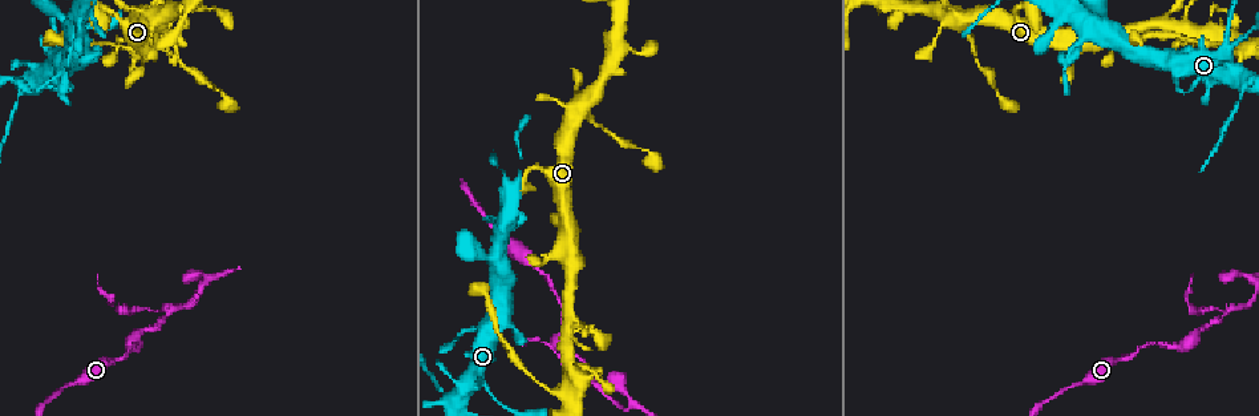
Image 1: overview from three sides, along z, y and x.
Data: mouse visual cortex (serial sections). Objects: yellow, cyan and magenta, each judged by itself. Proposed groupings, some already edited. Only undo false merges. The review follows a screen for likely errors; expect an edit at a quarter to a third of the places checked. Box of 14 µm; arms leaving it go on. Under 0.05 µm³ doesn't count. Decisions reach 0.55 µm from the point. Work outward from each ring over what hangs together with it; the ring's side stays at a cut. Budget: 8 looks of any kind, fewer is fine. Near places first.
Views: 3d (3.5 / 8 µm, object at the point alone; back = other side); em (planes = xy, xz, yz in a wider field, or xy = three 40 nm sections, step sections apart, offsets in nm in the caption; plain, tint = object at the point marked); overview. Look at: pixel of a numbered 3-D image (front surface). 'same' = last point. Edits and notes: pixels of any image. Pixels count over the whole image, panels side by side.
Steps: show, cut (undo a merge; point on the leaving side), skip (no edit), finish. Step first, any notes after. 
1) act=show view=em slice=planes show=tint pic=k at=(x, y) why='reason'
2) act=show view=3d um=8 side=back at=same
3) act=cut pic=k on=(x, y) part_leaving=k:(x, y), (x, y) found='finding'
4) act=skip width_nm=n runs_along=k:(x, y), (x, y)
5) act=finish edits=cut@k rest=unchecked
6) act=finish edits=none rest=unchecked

act=show view=3d um=3.5 side=back pic=1 at=(594, 383) why='sharp bend'

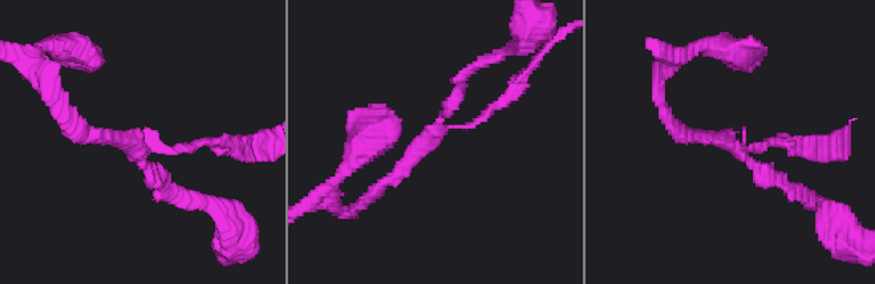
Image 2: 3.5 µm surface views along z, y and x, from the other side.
act=show view=em slice=xy step=2 show=tint pic=2 at=(440, 124) why='need the tissue'

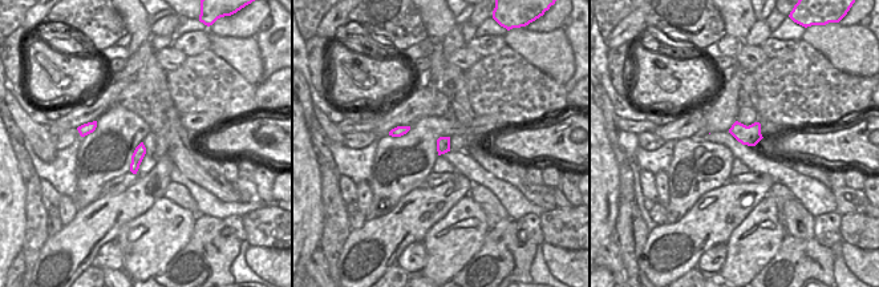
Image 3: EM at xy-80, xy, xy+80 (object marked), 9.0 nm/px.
act=cut pic=2 on=(490, 108) width_nm=120 part_leaving=2:(453, 126), (469, 126), (510, 96), (546, 45) found='two cells meet here'

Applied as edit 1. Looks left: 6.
act=show view=overview why='redraw'

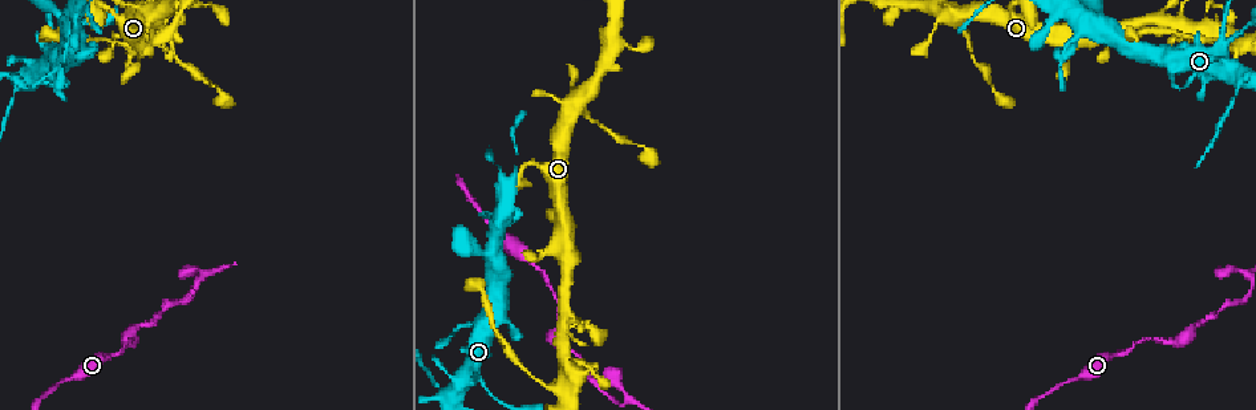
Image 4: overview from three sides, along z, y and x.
act=show view=3d um=3.5 pic=4 at=(11, 100)

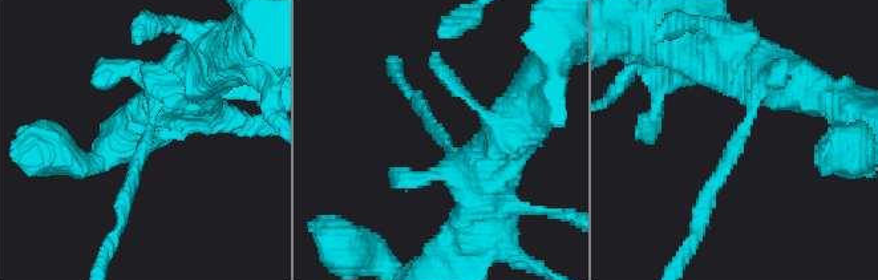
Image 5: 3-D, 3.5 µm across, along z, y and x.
act=show view=em slice=xy step=1 show=tint pic=5 at=(151, 129) arm_widths_nm=200,500

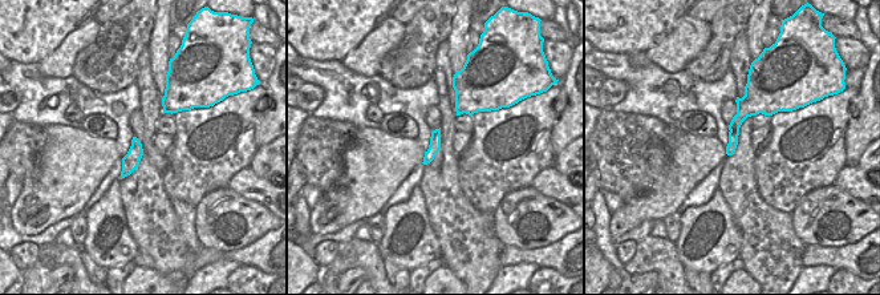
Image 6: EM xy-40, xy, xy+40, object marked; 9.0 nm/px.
act=cut pic=5 on=(729, 155) found='two cells meet here'

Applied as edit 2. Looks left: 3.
act=show view=overview

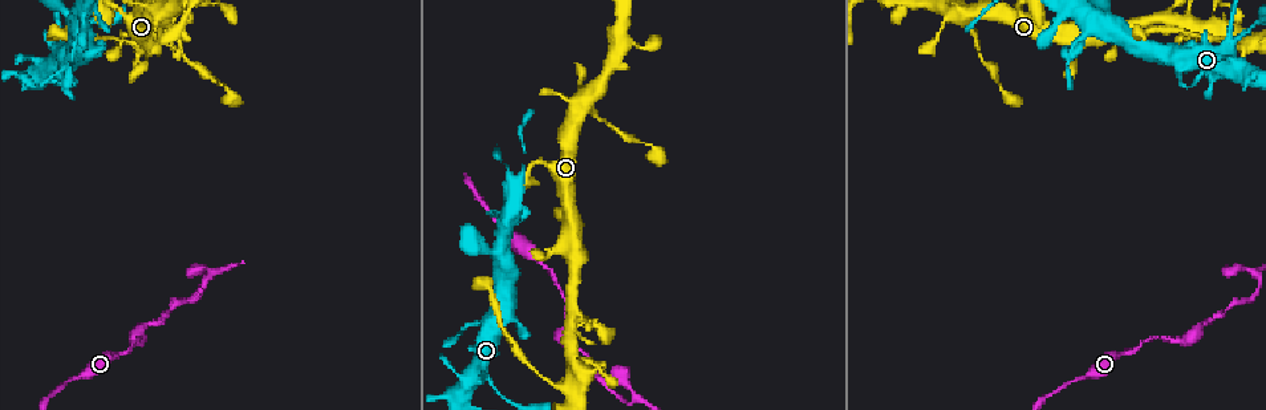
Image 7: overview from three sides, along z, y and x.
act=show view=3d um=3.5 pic=7 at=(496, 255)

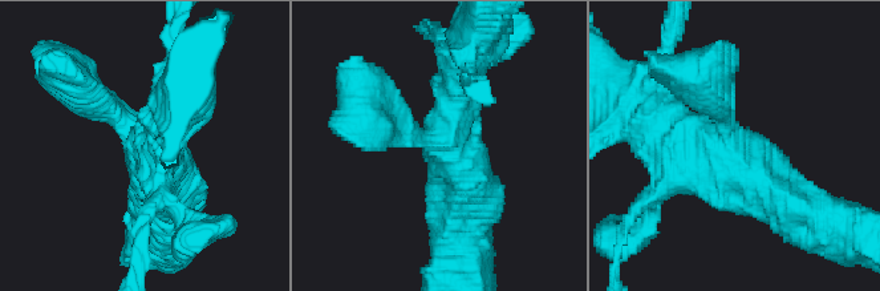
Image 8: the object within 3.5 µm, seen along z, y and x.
act=show view=em slice=xy step=5 show=tint pic=8 at=(729, 138) arms=4 arm_widths_nm=300,350,500,600 why='shape alone is not enough'

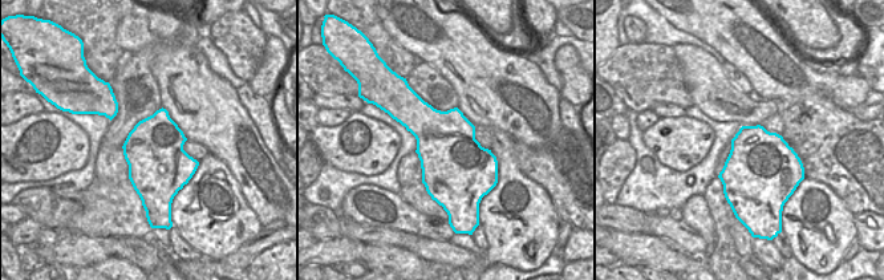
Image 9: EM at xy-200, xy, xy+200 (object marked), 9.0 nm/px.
act=skip runs_along=8:(789, 203), (747, 166), (645, 121) found='continuous, no second cell'

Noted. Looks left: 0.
act=finish edits=cut@2,cut@5 rest=unchecked

